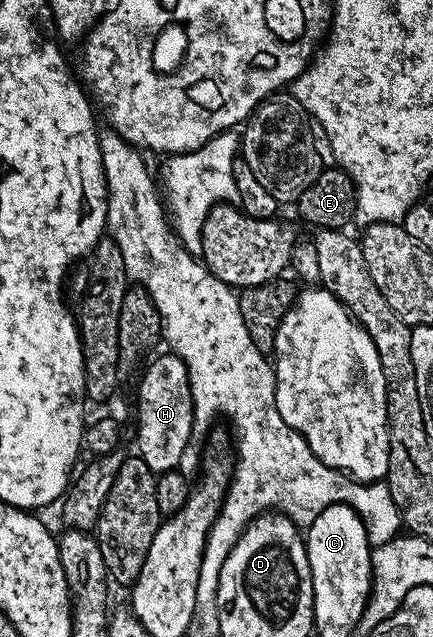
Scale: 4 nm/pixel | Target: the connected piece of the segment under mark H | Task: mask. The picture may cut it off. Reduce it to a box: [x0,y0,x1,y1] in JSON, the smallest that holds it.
[135,354,195,474]

